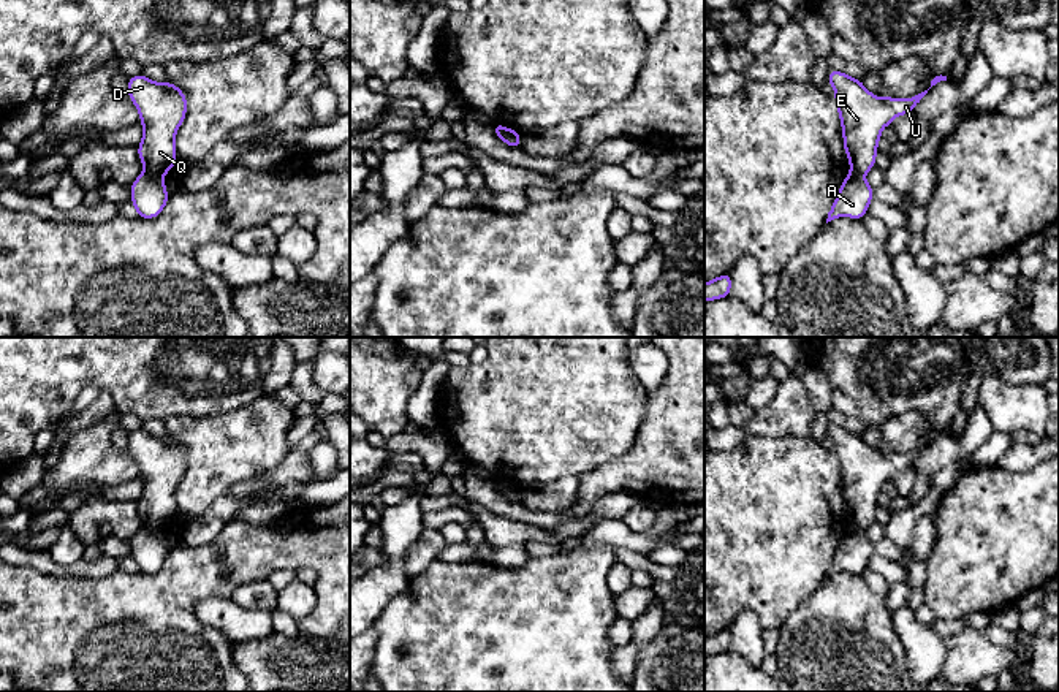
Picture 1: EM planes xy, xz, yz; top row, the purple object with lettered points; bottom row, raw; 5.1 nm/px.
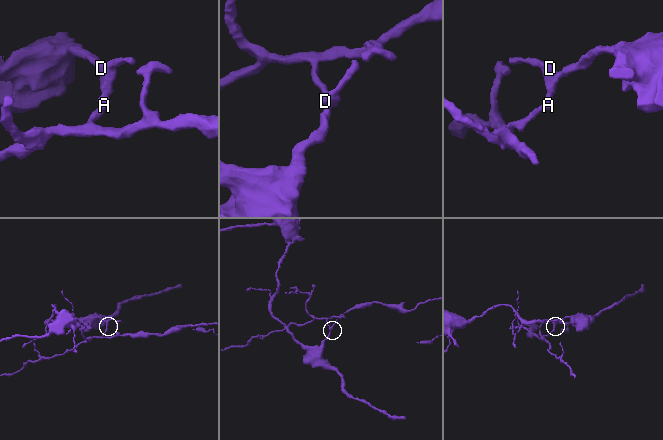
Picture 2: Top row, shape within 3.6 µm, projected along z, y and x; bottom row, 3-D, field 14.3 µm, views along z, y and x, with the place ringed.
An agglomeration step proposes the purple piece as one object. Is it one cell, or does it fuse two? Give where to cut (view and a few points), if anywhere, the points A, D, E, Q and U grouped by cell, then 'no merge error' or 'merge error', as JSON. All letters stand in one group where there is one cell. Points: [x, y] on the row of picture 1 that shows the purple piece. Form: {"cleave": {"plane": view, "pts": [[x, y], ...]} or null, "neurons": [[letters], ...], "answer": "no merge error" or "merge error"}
{"cleave": {"plane": "xy", "pts": [[146, 168], [162, 176]]}, "neurons": [["A"], ["D", "E", "Q", "U"]], "answer": "merge error"}

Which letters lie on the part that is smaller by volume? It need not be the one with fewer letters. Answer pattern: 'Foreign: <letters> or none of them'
Foreign: A

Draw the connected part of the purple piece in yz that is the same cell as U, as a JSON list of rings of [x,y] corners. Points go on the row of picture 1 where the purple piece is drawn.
[[[829,70],[826,82],[834,87],[850,171],[863,176],[875,166],[882,130],[896,117],[912,112],[928,93],[924,90],[912,98],[880,98],[863,81],[836,70]]]

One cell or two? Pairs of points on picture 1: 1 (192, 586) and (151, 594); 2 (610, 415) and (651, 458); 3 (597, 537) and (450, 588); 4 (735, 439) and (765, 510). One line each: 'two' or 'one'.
1: one
2: two
3: two
4: two

